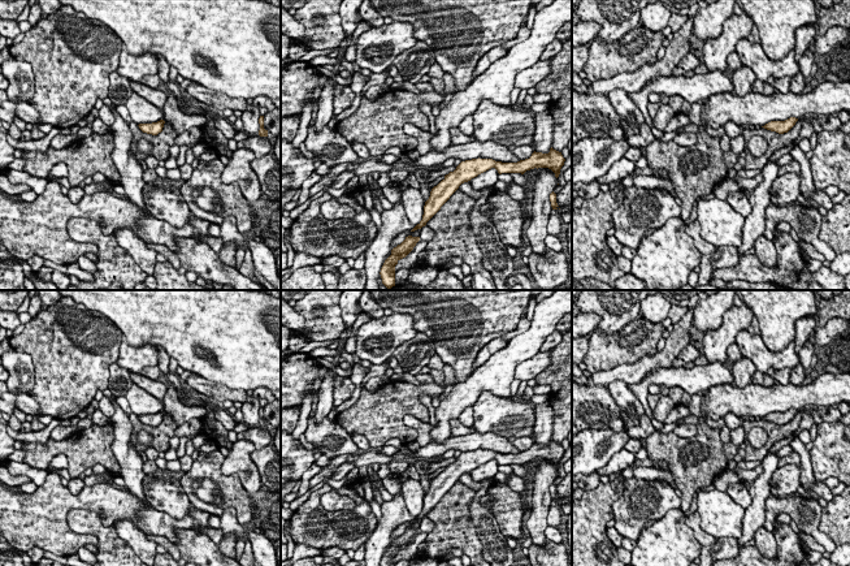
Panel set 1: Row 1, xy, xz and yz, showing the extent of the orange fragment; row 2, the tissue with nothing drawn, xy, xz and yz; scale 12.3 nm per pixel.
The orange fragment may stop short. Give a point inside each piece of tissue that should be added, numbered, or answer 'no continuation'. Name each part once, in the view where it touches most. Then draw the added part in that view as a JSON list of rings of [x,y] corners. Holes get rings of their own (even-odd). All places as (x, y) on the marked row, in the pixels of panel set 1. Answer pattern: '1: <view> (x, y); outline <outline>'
no continuation

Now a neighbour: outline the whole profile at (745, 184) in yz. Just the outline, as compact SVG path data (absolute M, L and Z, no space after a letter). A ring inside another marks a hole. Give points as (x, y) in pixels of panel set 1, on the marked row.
M734 168L728 170L727 178L734 180L738 185L738 189L745 190L746 193L754 190L763 181L762 173L756 174L753 178L738 177L737 170Z

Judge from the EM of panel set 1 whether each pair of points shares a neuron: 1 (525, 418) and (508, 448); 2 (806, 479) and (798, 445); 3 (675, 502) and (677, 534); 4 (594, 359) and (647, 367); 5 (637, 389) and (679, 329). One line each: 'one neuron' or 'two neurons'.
1: two neurons
2: one neuron
3: two neurons
4: two neurons
5: two neurons

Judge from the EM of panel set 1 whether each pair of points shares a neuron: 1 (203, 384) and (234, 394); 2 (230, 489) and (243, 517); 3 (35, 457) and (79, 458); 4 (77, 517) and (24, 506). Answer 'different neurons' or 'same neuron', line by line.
1: same neuron
2: same neuron
3: same neuron
4: different neurons

